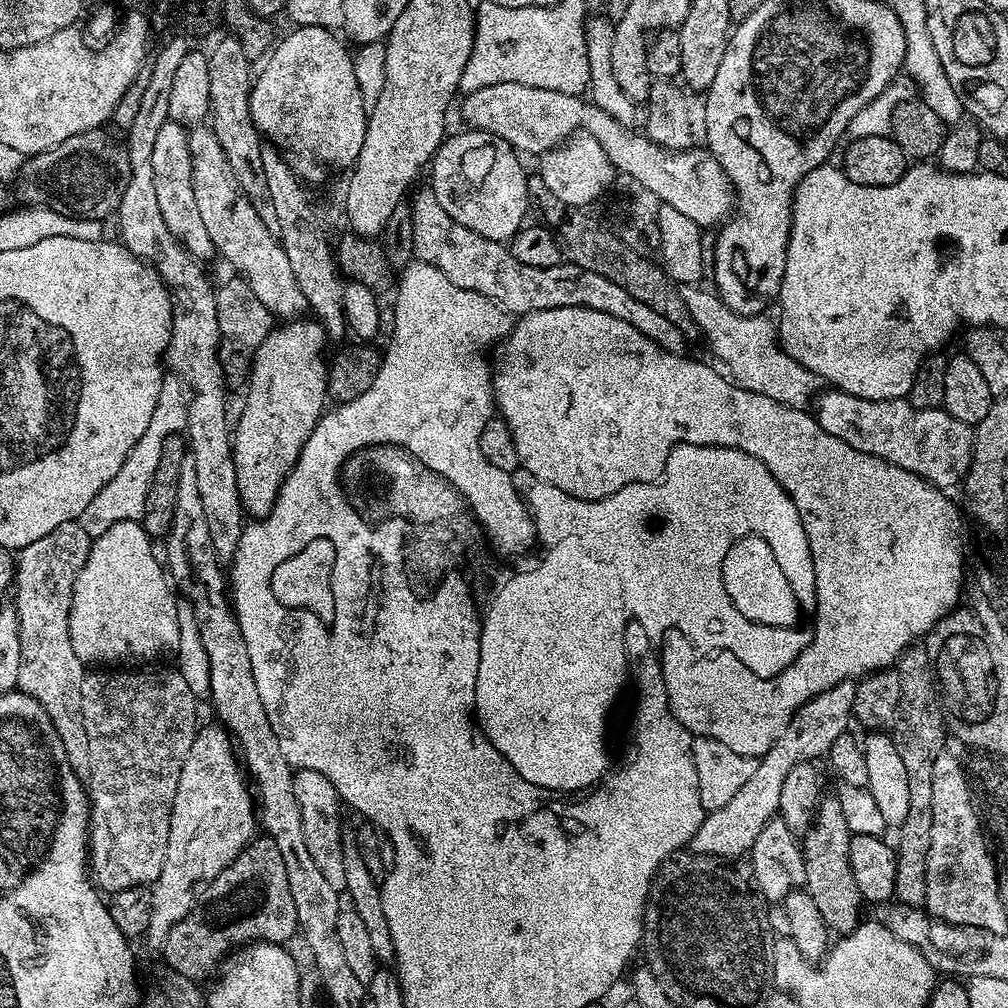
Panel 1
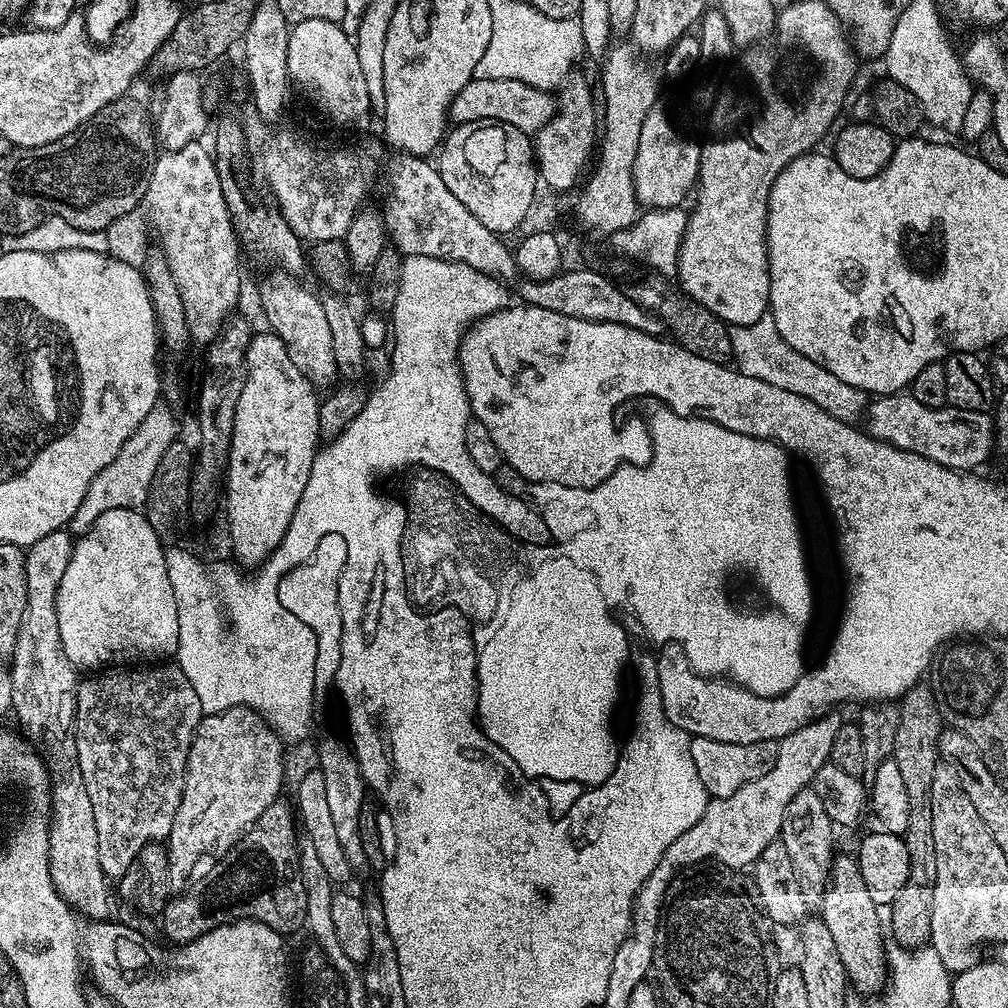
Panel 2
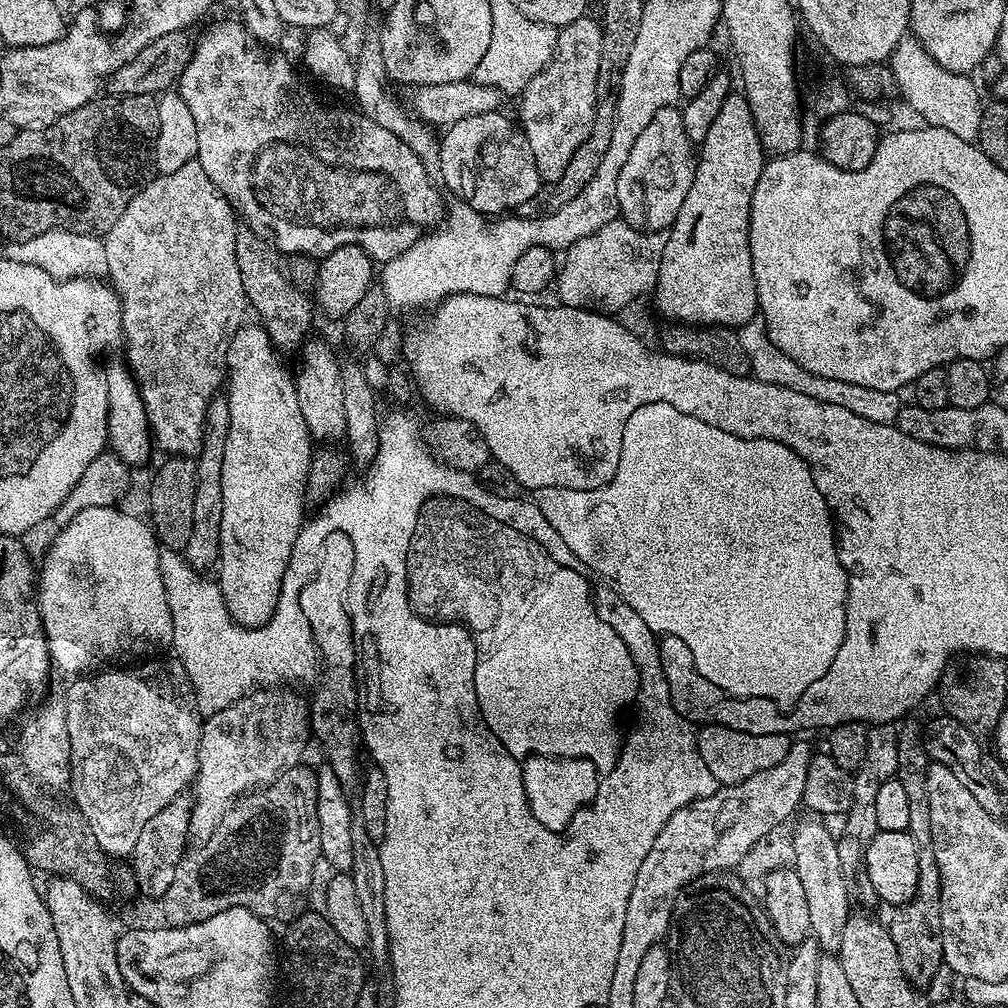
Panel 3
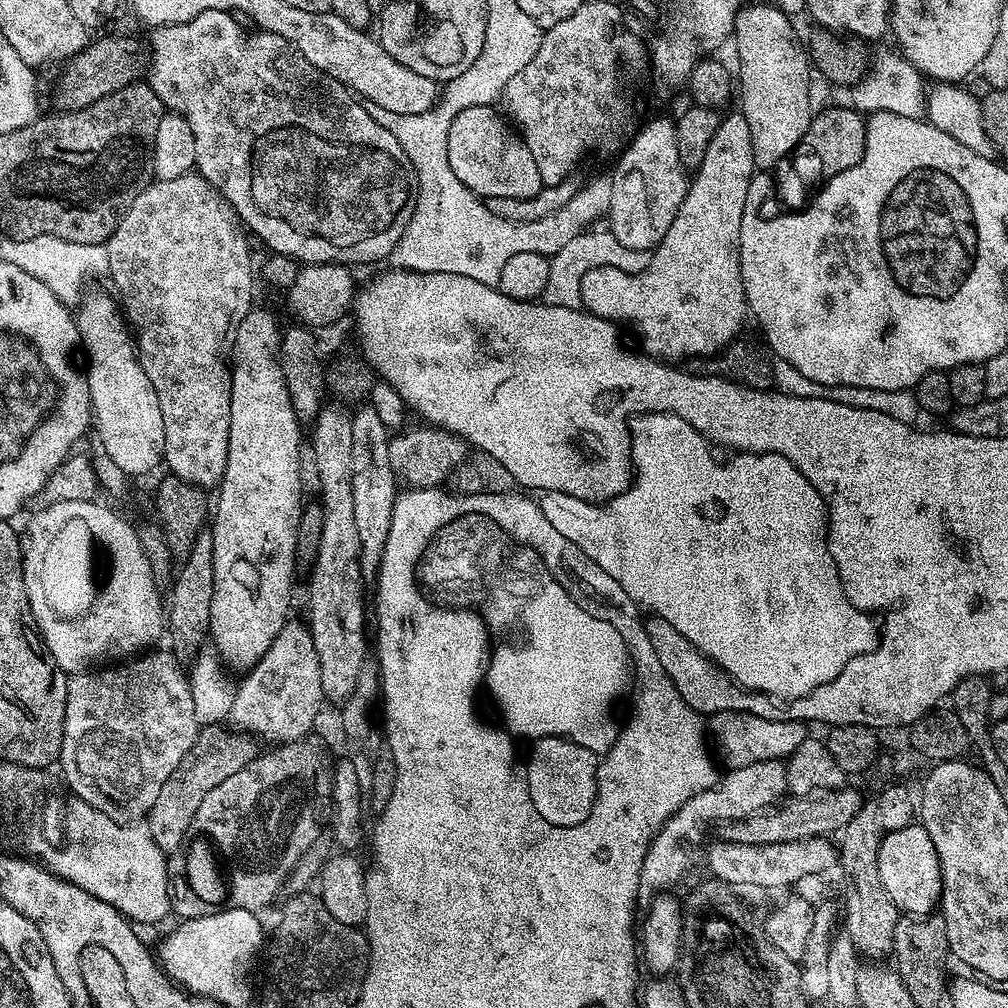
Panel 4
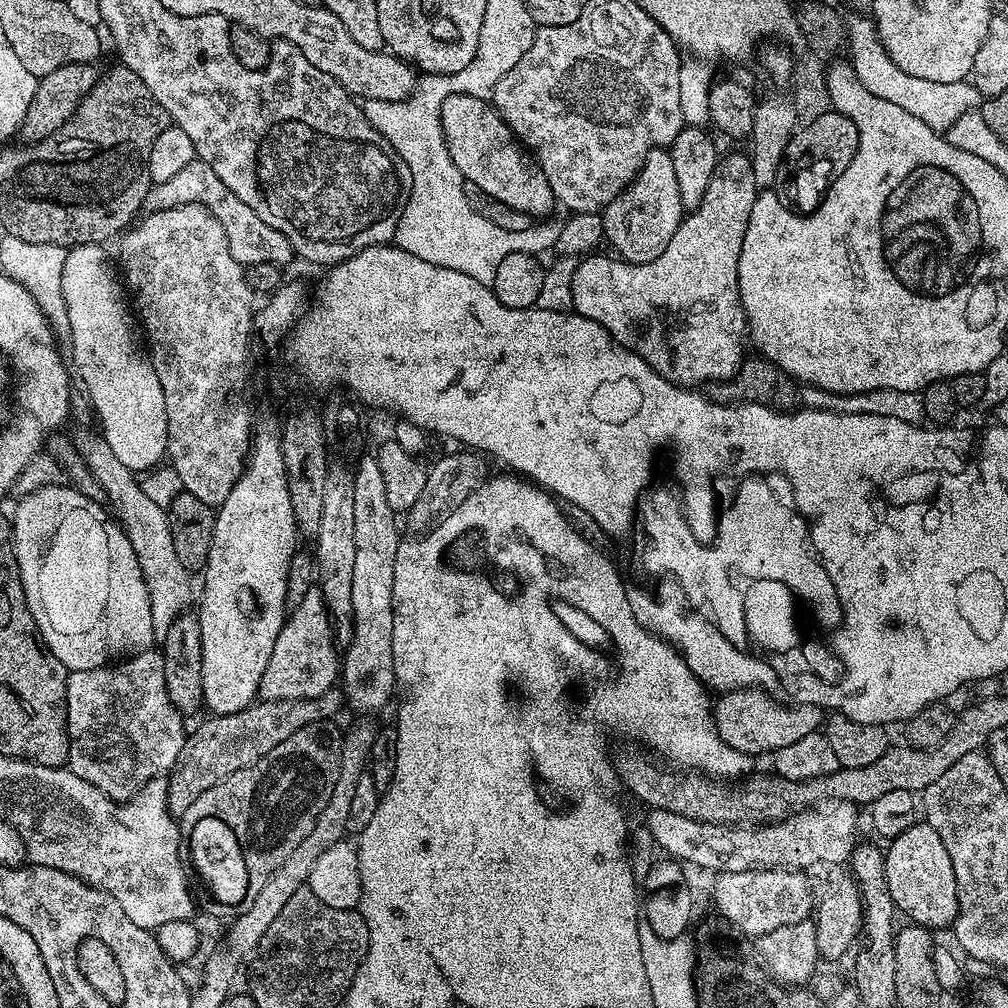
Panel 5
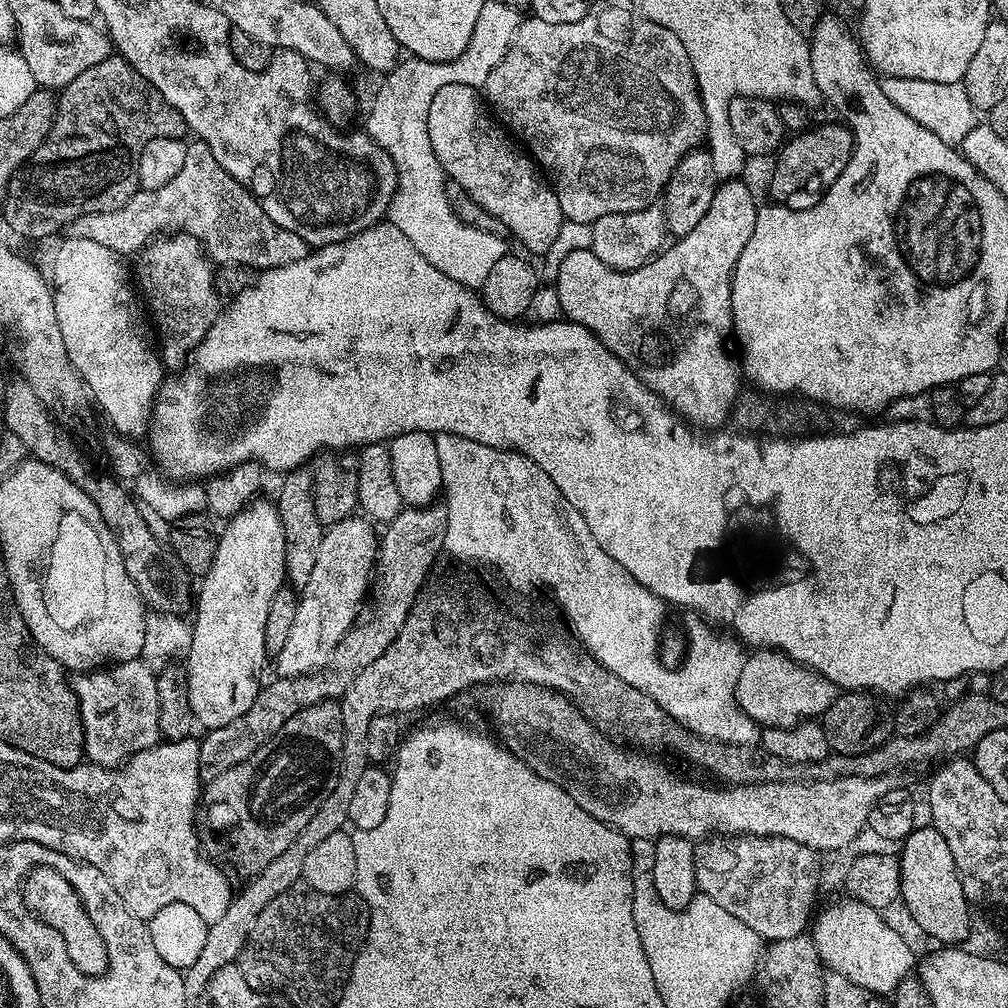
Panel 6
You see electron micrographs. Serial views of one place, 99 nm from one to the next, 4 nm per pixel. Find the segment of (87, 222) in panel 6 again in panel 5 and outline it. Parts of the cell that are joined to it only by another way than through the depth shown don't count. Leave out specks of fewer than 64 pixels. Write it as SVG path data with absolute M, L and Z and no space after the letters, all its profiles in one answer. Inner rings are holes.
M199 158L192 160L190 166L185 166L179 174L174 174L170 182L162 182L149 189L149 192L146 192L146 204L149 209L200 204L208 210L222 224L222 230L226 230L230 254L234 254L236 261L242 265L270 262L287 266L294 260L294 253L286 236L274 230L274 226L266 226L266 222L262 222L262 218L258 218L258 214L254 214L254 210L250 210L246 202L234 198L226 182L222 182L222 178L218 178L218 174L214 174L214 170L210 170L210 166Z

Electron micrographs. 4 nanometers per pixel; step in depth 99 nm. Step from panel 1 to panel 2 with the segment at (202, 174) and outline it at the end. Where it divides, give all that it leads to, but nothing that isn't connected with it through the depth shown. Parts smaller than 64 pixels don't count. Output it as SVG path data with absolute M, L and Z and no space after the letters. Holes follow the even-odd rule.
M276 274L264 284L260 292L260 304L264 307L267 326L287 346L290 358L302 370L302 374L317 390L331 389L337 383L338 373L334 360L333 339L330 336L329 321L323 309L324 301L308 288L299 284L292 274Z

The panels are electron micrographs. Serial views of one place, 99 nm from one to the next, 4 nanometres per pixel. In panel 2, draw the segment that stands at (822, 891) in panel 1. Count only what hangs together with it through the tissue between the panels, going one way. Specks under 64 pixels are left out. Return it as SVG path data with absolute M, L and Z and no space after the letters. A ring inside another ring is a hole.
M840 854L832 861L832 869L818 909L826 927L830 929L830 935L834 937L838 958L842 958L842 966L851 987L856 987L860 994L876 991L879 993L886 984L886 943L884 944L884 936L880 933L881 909L874 902L874 898L870 898L866 882L862 882L860 861L855 855Z

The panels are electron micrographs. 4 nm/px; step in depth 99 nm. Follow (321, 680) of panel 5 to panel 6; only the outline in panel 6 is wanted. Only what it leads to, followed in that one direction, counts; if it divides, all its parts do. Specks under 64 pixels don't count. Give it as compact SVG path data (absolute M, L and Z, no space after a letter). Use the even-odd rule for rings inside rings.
M353 514L325 531L322 546L318 546L318 554L307 569L308 581L304 584L304 592L302 588L299 593L290 634L282 650L274 653L277 677L305 676L331 661L332 651L357 619L356 607L364 596L368 570L371 566L373 569L378 554L378 532L371 526L367 519Z

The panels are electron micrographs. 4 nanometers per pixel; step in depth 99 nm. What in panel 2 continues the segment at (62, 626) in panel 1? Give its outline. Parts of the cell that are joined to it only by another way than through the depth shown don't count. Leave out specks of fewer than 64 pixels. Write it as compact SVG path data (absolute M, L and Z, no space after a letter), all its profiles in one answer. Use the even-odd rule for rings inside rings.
M61 530L46 534L46 538L38 538L38 542L27 545L24 565L26 566L26 610L22 614L22 626L18 630L16 649L10 657L12 673L12 706L20 719L19 727L39 747L42 752L60 752L60 885L56 893L85 917L103 920L108 913L109 877L102 870L102 862L98 862L98 834L94 826L94 812L90 806L90 794L86 790L86 782L82 778L82 766L78 764L78 742L76 741L76 690L78 687L78 670L66 658L66 650L62 650L62 642L58 634L58 614L56 613L56 595L62 582L62 574L66 574L66 566L70 562L74 537L71 531Z

